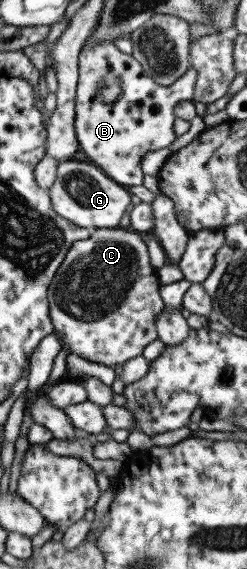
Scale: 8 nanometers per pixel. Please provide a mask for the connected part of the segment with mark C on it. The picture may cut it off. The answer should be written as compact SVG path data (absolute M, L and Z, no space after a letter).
M99 228L86 240L77 240L66 253L63 263L48 287L49 315L53 329L70 352L89 360L118 368L127 360L143 354L144 347L157 339L155 316L165 304L158 292L161 283L150 265L148 247L139 233L129 229Z

